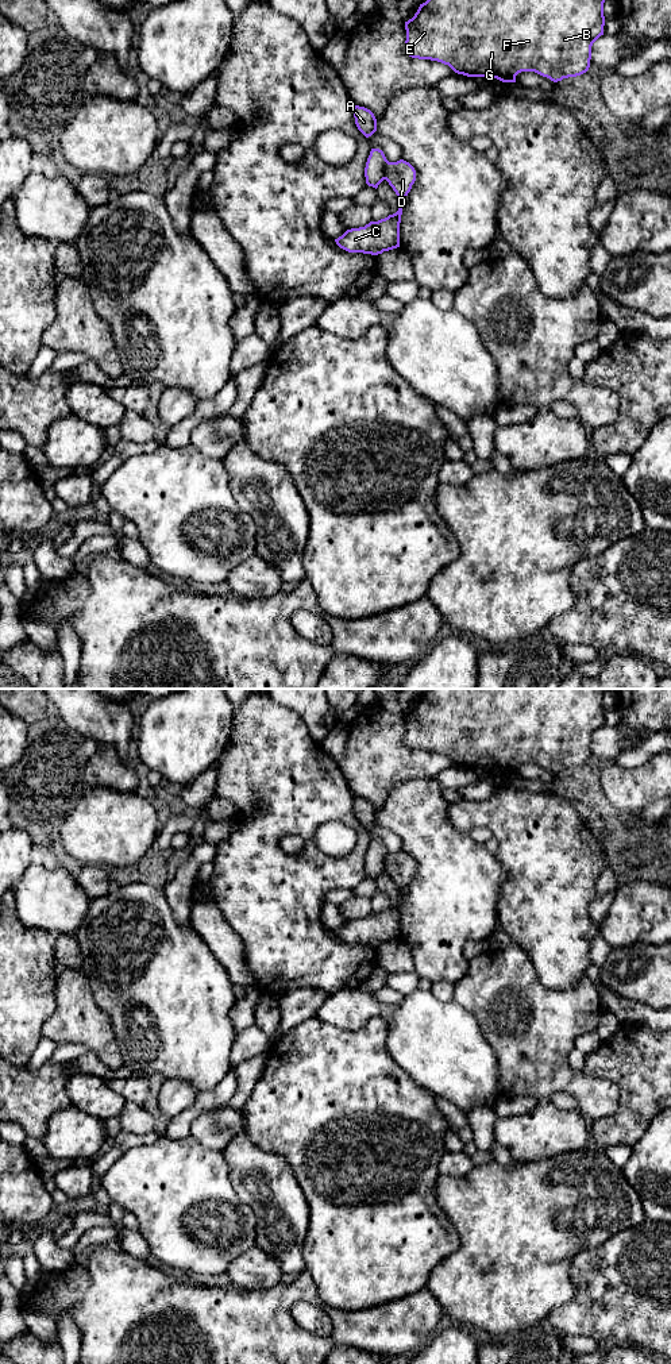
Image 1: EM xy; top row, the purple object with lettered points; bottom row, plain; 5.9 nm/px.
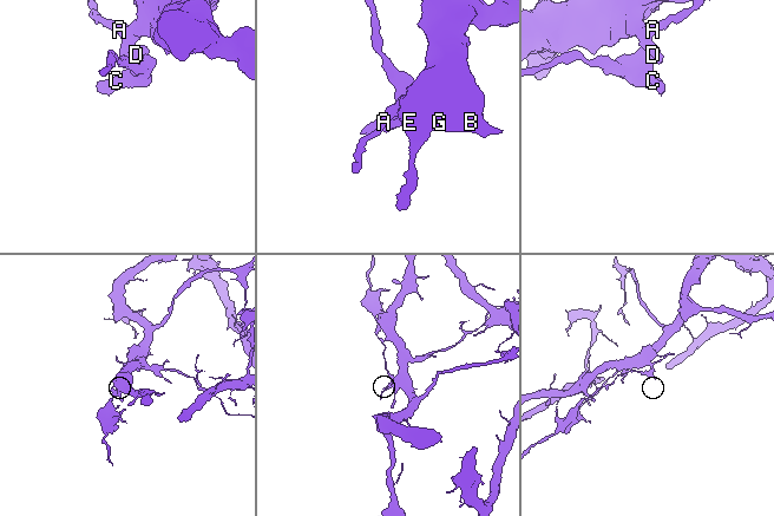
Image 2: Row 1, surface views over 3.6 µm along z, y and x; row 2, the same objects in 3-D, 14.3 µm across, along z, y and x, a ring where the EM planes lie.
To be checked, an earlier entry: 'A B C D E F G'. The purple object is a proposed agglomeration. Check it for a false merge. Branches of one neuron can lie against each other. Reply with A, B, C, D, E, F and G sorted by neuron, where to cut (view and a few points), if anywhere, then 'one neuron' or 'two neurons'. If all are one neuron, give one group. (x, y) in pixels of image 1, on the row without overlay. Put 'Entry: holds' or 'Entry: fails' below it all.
groups A B E F G / C D; cut xy (388, 852), (382, 870); two neurons
Entry: fails

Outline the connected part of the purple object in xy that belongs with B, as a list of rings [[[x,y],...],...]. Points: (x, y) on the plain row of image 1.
[[[429,689],[420,696],[412,710],[405,713],[406,732],[405,744],[412,750],[437,752],[448,756],[455,764],[467,768],[497,770],[502,774],[516,774],[516,767],[521,763],[535,763],[554,774],[563,770],[576,768],[590,759],[591,737],[603,727],[605,708],[603,694],[606,689]]]

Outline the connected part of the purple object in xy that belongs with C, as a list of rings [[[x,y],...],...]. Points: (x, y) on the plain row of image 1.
[[[400,851],[386,854],[385,870],[398,890],[398,902],[378,913],[370,913],[365,918],[347,921],[342,928],[335,930],[336,936],[348,944],[363,944],[378,947],[400,939],[400,914],[404,894],[412,876],[416,872],[414,859]]]

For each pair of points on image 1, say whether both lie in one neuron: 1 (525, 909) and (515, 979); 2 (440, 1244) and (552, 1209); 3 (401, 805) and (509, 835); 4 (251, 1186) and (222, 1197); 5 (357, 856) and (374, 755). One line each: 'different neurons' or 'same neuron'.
1: different neurons
2: different neurons
3: different neurons
4: different neurons
5: different neurons

